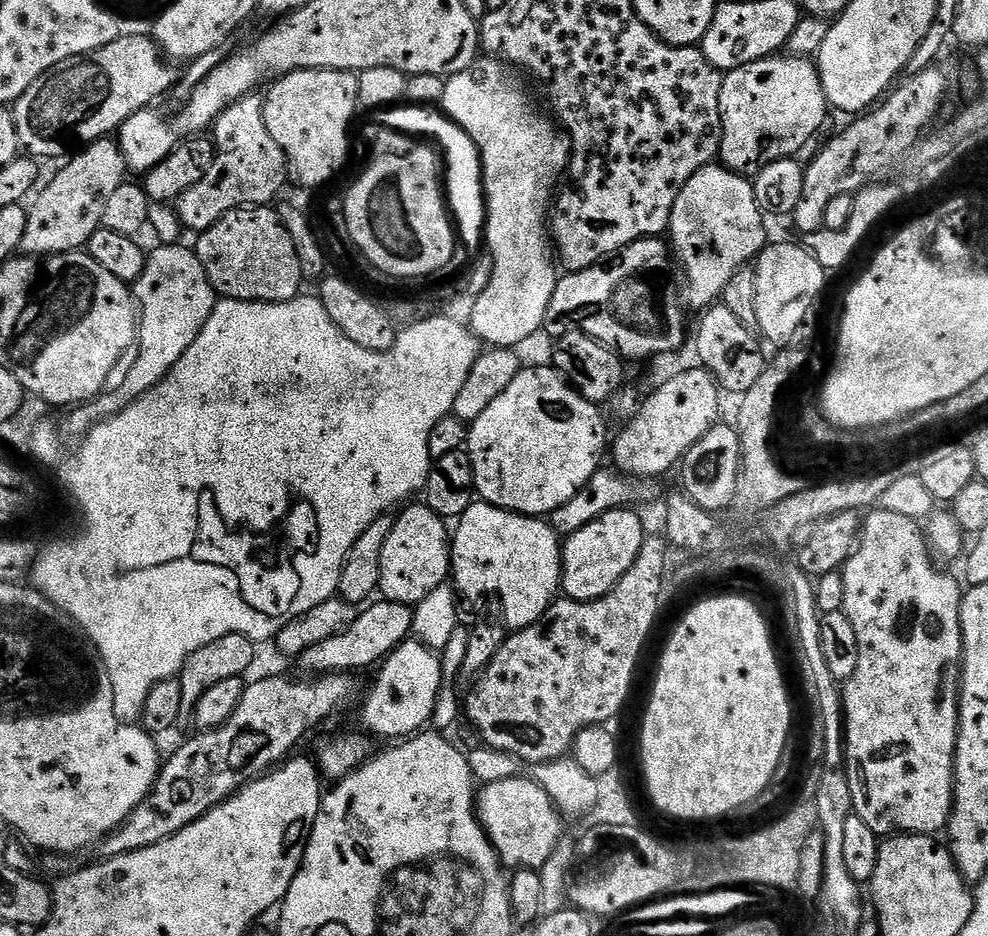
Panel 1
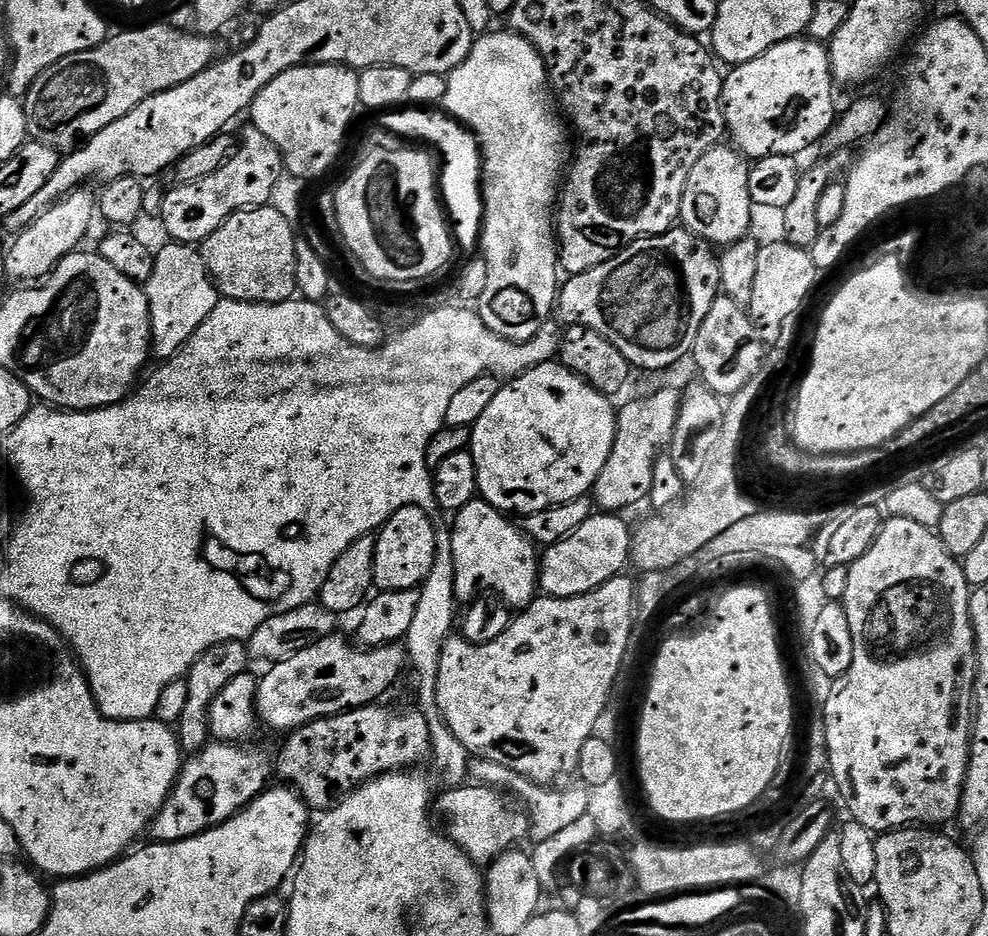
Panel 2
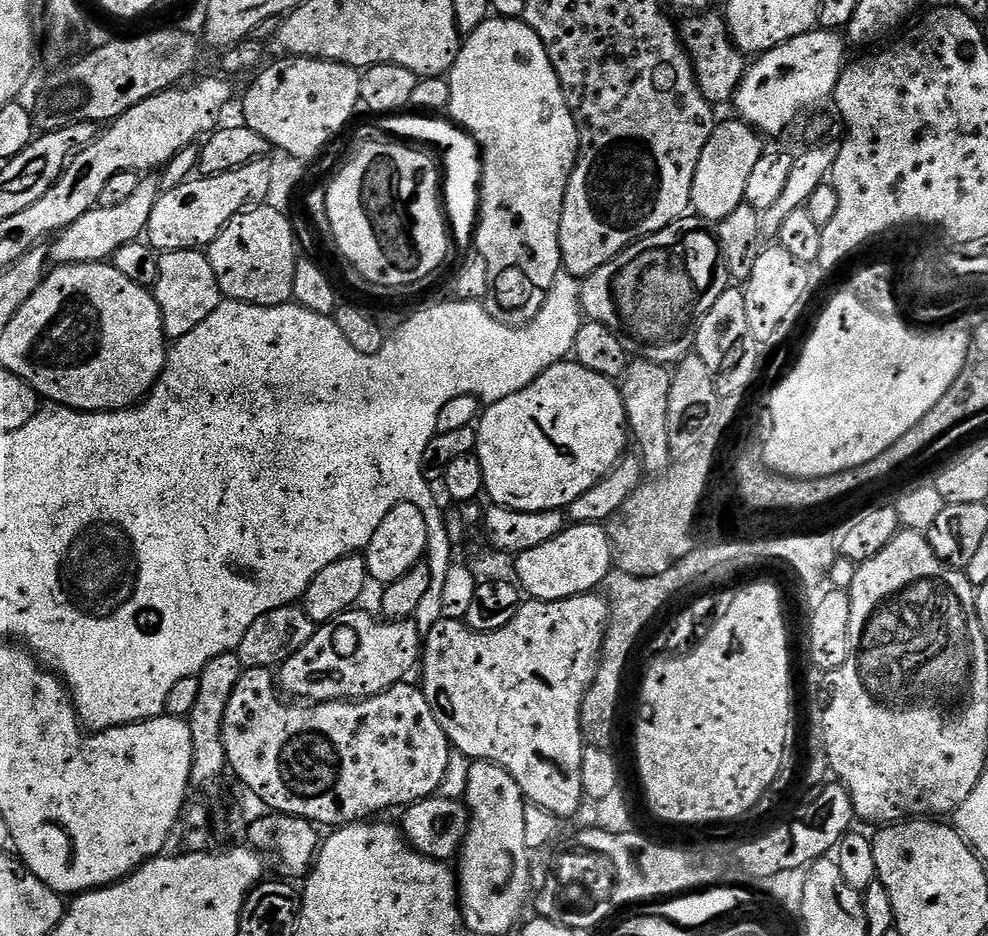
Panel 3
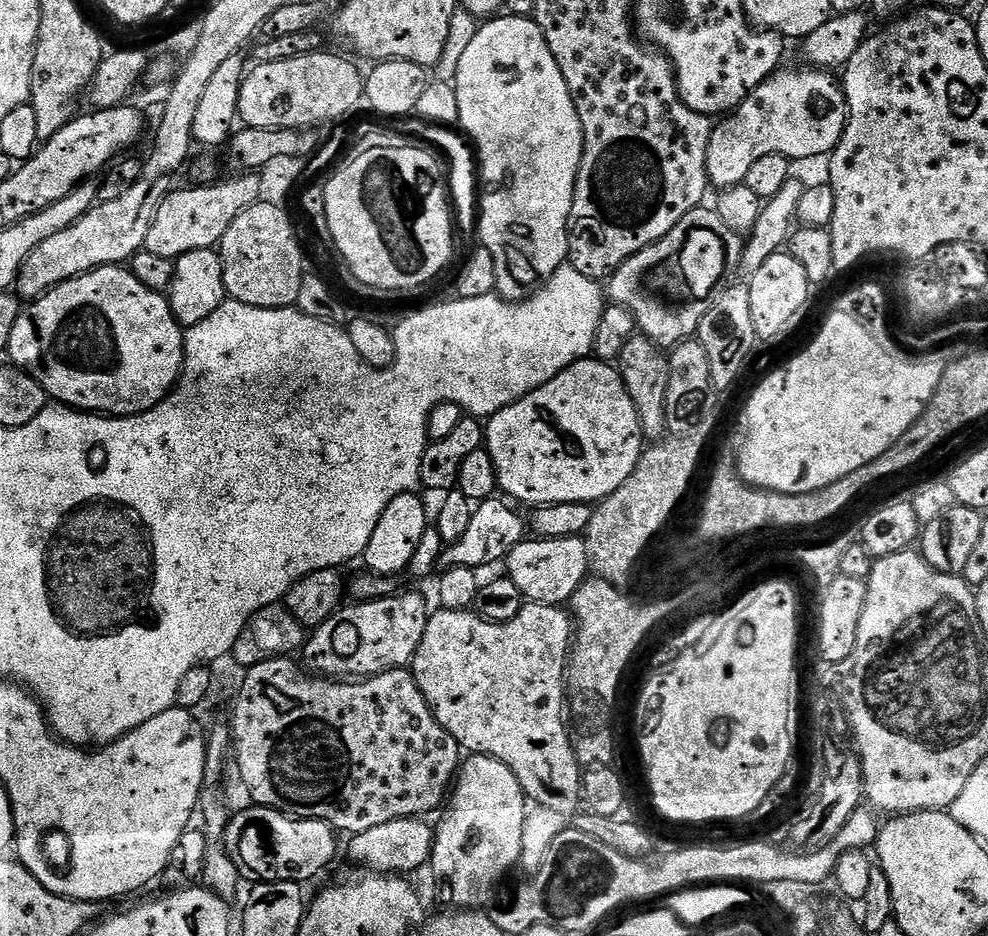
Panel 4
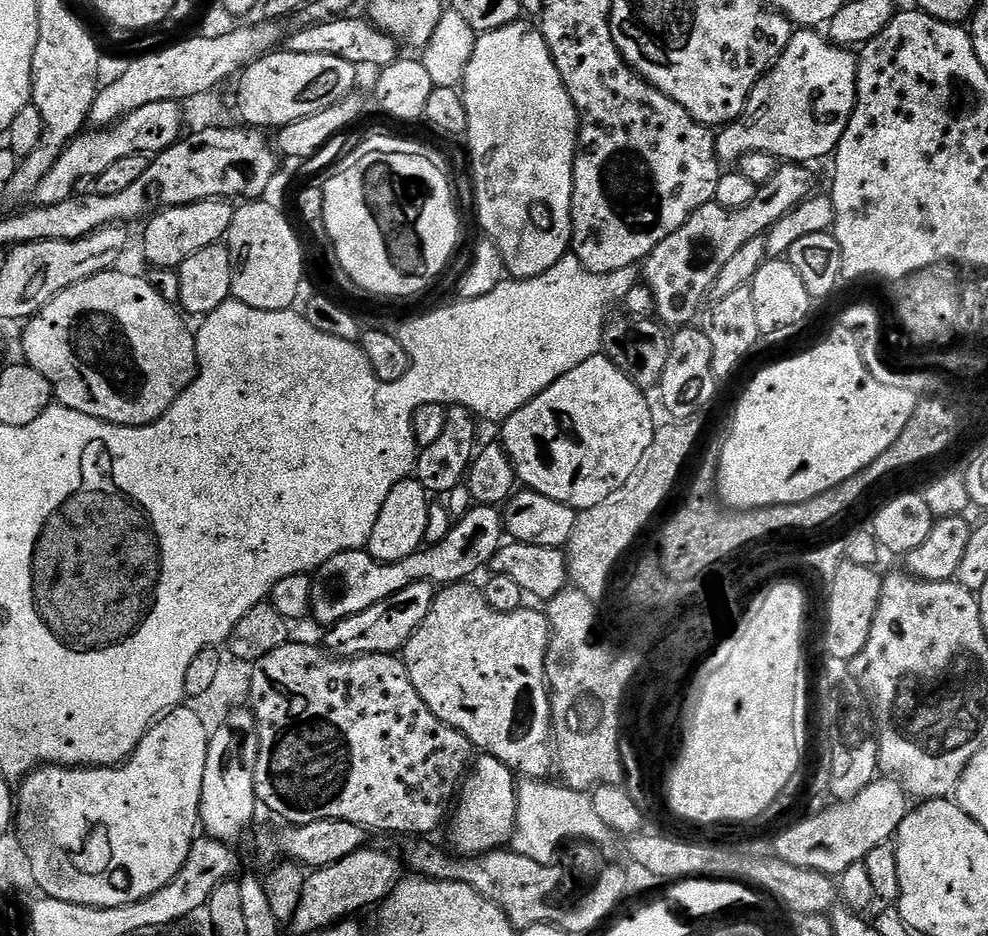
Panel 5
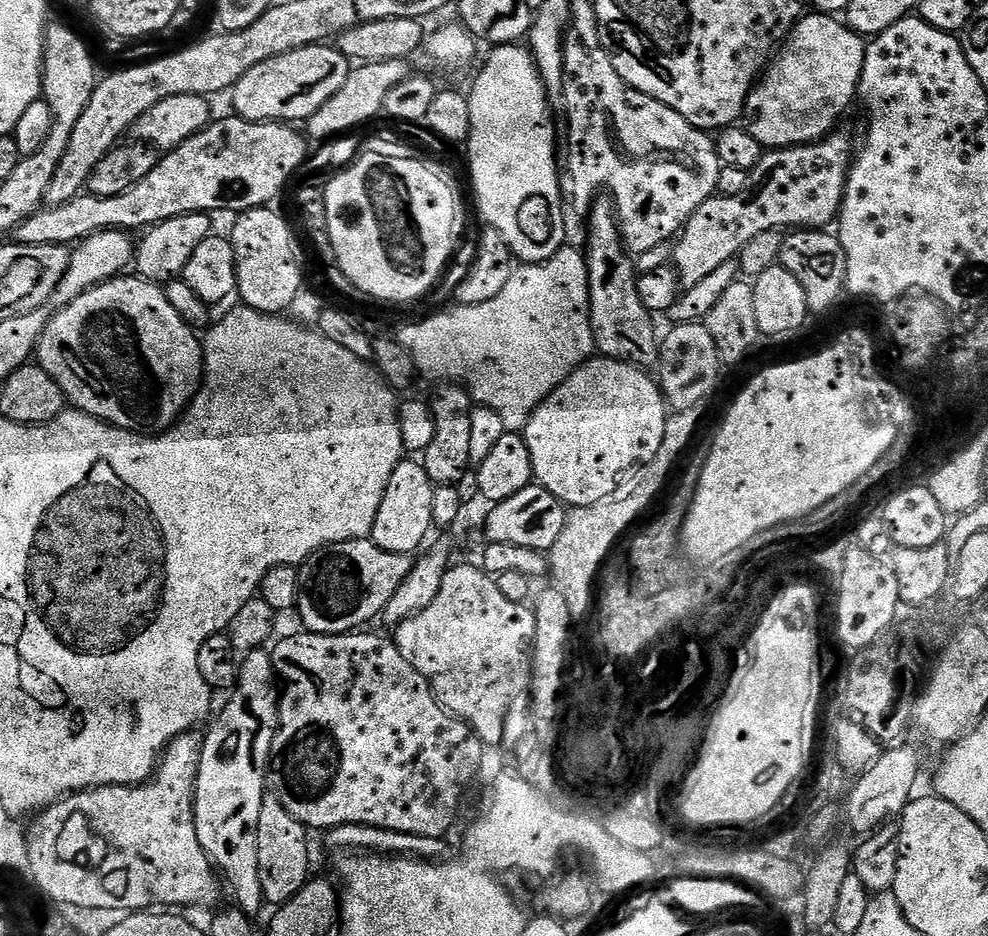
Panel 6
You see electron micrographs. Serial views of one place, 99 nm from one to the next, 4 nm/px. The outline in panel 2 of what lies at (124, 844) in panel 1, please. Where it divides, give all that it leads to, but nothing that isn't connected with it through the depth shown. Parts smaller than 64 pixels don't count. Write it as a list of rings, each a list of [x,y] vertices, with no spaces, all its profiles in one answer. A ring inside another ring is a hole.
[[[341,634],[324,637],[298,650],[290,658],[271,665],[256,685],[256,715],[259,723],[276,732],[287,734],[327,716],[375,704],[406,672],[406,652],[399,643],[380,648],[351,644]],[[209,742],[203,750],[195,754],[189,755],[187,759],[183,761],[180,769],[180,777],[177,778],[175,786],[172,788],[171,794],[168,796],[168,801],[165,802],[163,810],[161,810],[156,819],[152,821],[150,825],[150,836],[157,844],[173,844],[179,840],[185,840],[186,838],[194,838],[198,834],[207,832],[209,828],[217,828],[219,824],[224,824],[232,816],[237,816],[240,812],[243,812],[261,792],[265,791],[269,787],[270,781],[268,781],[268,775],[271,777],[274,772],[273,765],[270,763],[270,756],[264,752],[259,752],[256,748],[244,748],[248,746],[241,746],[236,742]]]

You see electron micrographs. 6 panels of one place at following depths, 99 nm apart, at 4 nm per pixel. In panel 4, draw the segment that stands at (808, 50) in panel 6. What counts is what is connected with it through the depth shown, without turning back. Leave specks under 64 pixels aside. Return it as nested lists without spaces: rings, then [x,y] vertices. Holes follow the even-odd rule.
[[[812,66],[781,67],[748,95],[735,112],[713,127],[706,150],[708,183],[723,190],[744,183],[750,166],[766,154],[784,156],[789,162],[827,157],[838,146],[848,121],[848,103],[835,75]]]

